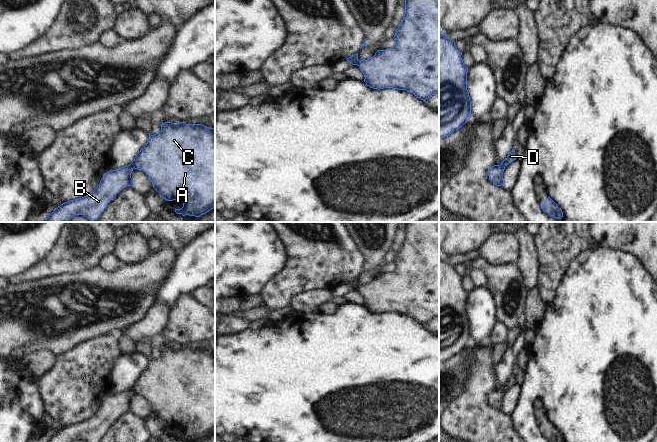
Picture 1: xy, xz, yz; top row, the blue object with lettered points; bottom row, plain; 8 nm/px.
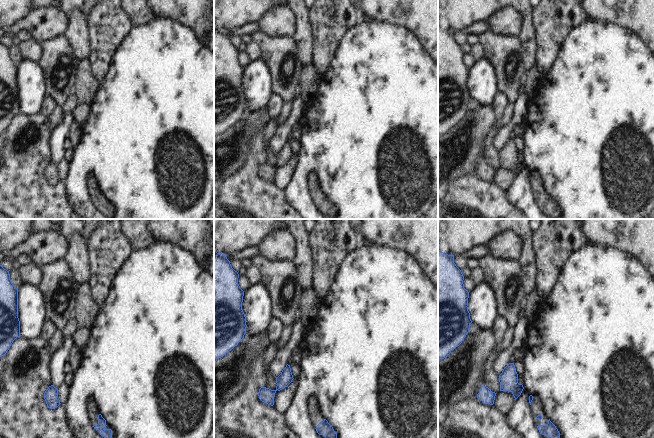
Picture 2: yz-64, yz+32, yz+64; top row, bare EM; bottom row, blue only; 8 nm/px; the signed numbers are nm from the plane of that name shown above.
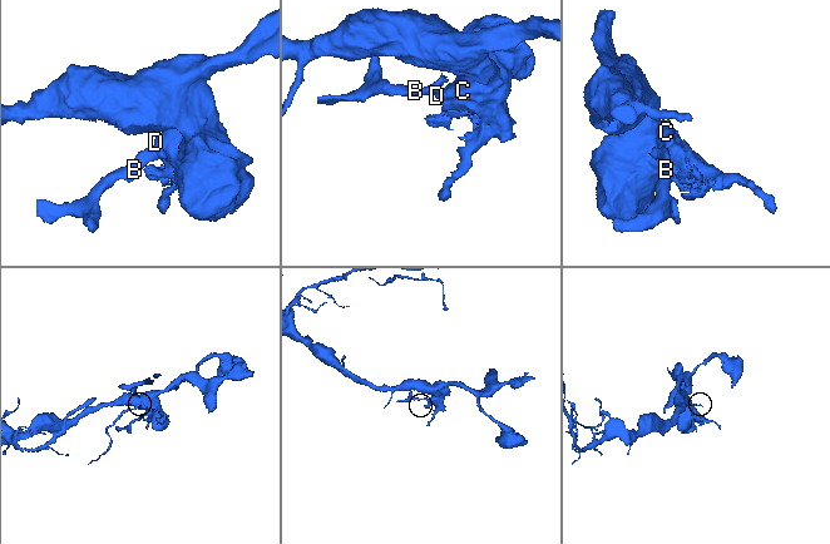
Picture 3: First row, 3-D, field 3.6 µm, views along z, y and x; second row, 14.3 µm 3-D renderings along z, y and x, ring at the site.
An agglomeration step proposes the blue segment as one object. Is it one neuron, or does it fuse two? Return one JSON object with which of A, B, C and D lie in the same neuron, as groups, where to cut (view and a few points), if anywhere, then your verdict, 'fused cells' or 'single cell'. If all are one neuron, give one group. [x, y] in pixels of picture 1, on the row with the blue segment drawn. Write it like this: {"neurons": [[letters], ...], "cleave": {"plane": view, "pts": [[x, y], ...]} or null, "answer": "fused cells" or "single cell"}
{"neurons": [["A", "C", "D"], ["B"]], "cleave": {"plane": "yz", "pts": [[501, 162], [504, 167]]}, "answer": "fused cells"}

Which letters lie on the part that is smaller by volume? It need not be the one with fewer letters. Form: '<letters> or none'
B.

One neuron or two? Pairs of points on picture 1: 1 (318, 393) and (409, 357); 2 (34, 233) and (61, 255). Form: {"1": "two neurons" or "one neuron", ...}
{"1": "one neuron", "2": "two neurons"}

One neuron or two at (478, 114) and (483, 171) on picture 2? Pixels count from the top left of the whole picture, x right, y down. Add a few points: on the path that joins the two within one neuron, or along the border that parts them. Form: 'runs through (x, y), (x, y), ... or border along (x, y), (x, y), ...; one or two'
runs through (475, 128), (475, 157); one

